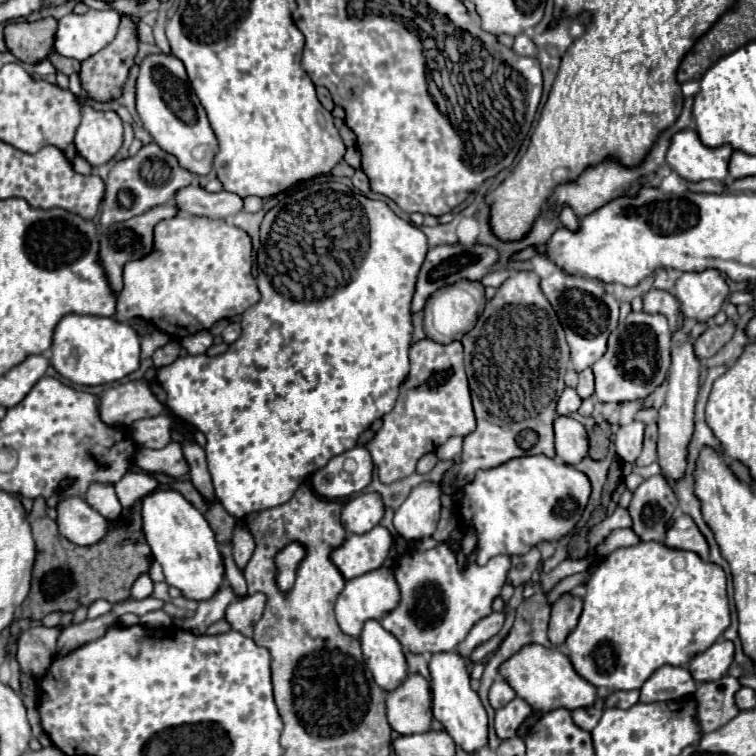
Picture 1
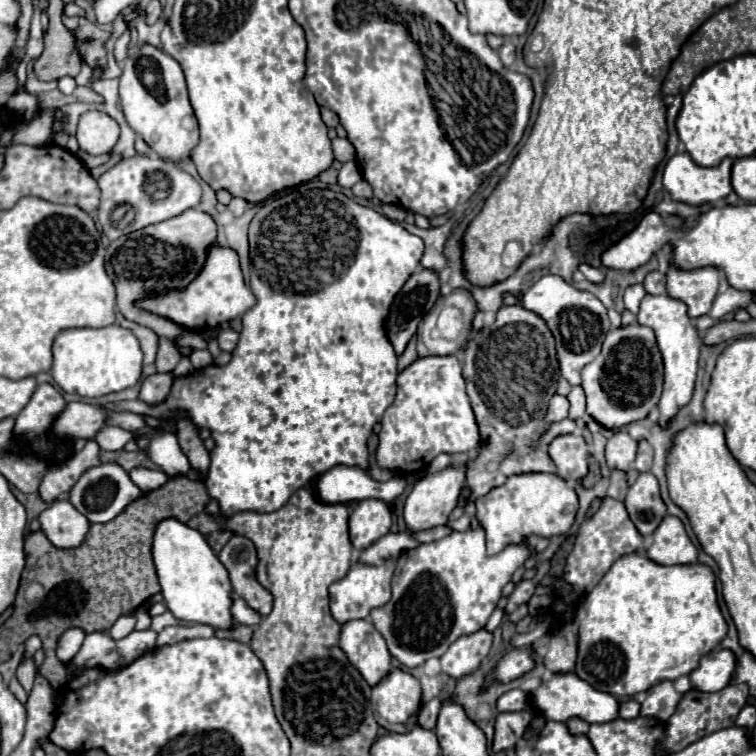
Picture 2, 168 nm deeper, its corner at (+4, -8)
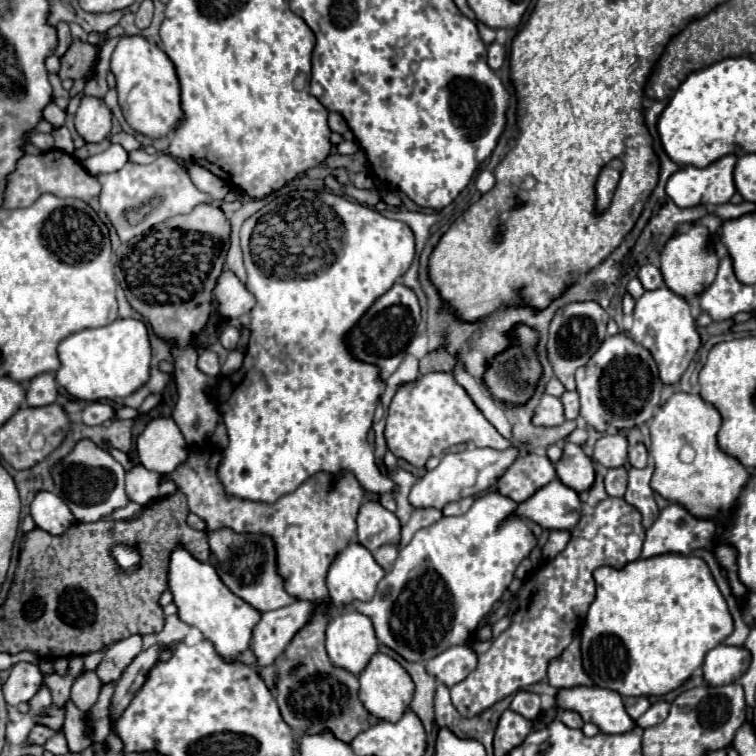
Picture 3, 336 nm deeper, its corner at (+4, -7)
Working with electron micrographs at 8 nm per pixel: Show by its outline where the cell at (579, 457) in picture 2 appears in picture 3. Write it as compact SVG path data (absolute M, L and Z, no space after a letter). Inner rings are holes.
M567 441L563 447L563 457L555 463L557 477L577 493L587 491L595 479L595 463L589 459L581 445Z

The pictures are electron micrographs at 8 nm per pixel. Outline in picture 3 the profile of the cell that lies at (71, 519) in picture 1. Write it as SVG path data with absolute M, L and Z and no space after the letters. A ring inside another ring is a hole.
M47 491L35 495L31 503L31 517L39 529L51 535L63 535L77 521L73 519L69 507L65 507L65 501L55 493L47 493Z

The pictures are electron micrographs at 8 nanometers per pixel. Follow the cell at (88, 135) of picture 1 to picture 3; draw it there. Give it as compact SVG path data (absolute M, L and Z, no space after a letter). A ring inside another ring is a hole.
M83 97L75 113L75 129L87 143L101 143L111 133L113 115L109 107L95 97Z

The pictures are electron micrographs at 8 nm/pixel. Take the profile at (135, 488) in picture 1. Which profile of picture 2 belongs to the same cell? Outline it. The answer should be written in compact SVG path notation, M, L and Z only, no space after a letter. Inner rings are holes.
M133 468L129 470L129 476L131 480L143 490L143 492L151 492L151 490L157 490L161 488L169 476L161 470L151 470L151 468Z

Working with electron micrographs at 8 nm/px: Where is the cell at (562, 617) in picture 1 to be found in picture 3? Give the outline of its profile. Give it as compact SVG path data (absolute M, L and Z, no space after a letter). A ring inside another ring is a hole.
M575 635L569 647L557 657L551 659L547 667L547 679L553 687L575 687L575 685L591 685L591 679L585 675L581 667L581 653L579 653L579 637Z

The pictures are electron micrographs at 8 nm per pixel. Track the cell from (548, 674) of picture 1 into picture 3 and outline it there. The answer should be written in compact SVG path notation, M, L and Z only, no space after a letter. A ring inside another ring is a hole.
M577 685L557 691L557 709L577 711L585 723L595 723L603 733L627 733L635 721L627 715L621 695L601 687Z

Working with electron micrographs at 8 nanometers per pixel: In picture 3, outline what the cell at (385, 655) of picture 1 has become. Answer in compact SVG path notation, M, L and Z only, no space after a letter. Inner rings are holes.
M347 609L329 621L325 645L333 665L355 675L361 675L365 663L369 663L369 659L379 651L373 623L369 623L369 617L353 609Z

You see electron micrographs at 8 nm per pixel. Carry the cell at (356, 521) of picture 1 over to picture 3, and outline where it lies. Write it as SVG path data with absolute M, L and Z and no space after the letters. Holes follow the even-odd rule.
M367 501L357 515L357 541L369 551L381 545L399 545L401 523L379 501Z

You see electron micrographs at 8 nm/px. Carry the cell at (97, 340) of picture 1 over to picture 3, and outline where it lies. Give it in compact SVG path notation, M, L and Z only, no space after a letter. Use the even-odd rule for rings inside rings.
M115 319L99 329L83 329L65 337L59 347L61 367L55 379L69 395L81 401L101 401L127 397L135 393L149 379L151 347L147 327L135 319Z

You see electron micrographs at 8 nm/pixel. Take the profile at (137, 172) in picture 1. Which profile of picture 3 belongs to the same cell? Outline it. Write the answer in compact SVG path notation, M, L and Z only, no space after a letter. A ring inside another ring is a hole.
M161 155L159 159L155 159L149 165L137 165L137 163L127 161L123 169L119 169L115 173L97 175L97 179L99 179L101 187L103 187L101 195L99 195L101 211L107 215L107 219L115 227L121 241L129 241L131 237L147 231L149 227L153 227L153 225L169 219L169 217L189 213L193 207L209 201L209 195L199 191L193 185L189 173L179 163L175 163L175 159L169 157L169 155ZM149 201L151 201L149 215L145 215L145 219L141 219L141 223L131 225L127 221L125 213L131 211L131 209L139 209L141 205L149 205Z

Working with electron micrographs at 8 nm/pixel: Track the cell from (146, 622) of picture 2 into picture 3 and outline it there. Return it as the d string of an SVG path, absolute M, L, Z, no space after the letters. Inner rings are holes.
M131 635L119 643L115 643L103 657L103 661L97 667L97 675L101 679L101 683L107 681L115 681L121 677L121 673L125 671L125 667L133 661L133 657L141 651L141 635Z

